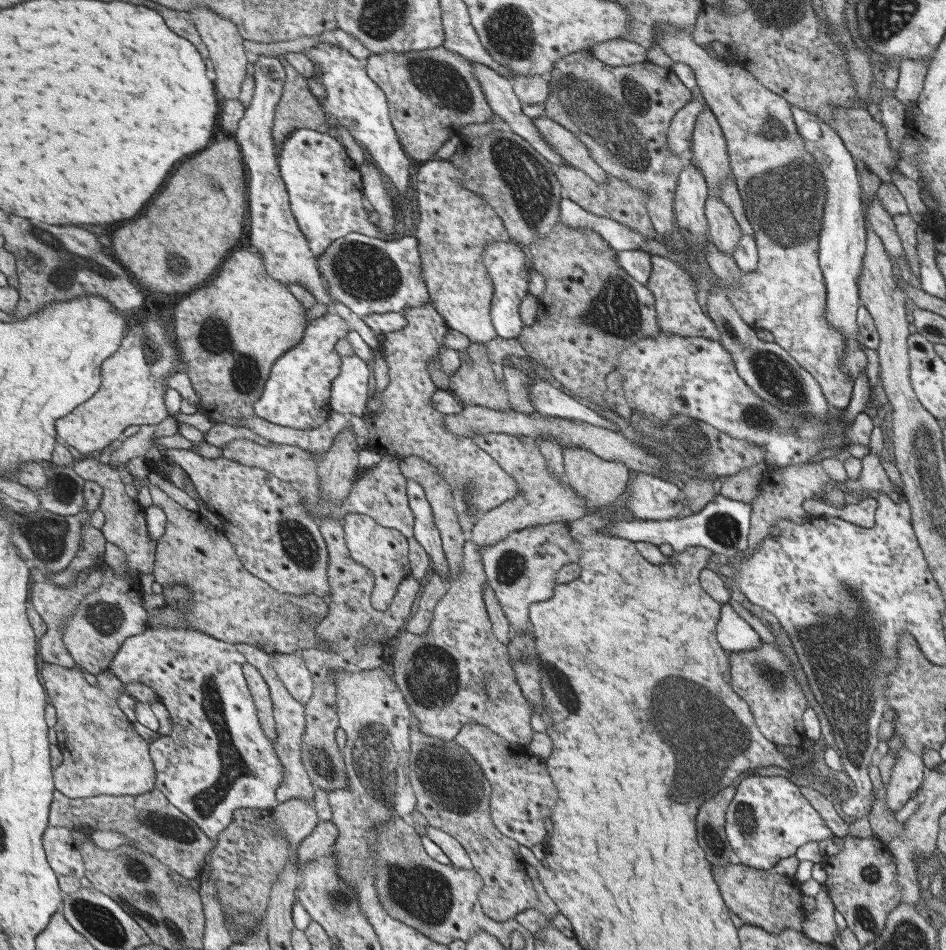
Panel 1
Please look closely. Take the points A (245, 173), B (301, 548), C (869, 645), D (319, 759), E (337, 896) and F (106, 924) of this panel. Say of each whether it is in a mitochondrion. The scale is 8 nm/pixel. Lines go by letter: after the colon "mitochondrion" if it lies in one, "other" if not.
A: other
B: mitochondrion
C: mitochondrion
D: mitochondrion
E: mitochondrion
F: mitochondrion

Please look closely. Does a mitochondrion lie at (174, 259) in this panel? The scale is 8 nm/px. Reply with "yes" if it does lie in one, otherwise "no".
yes

